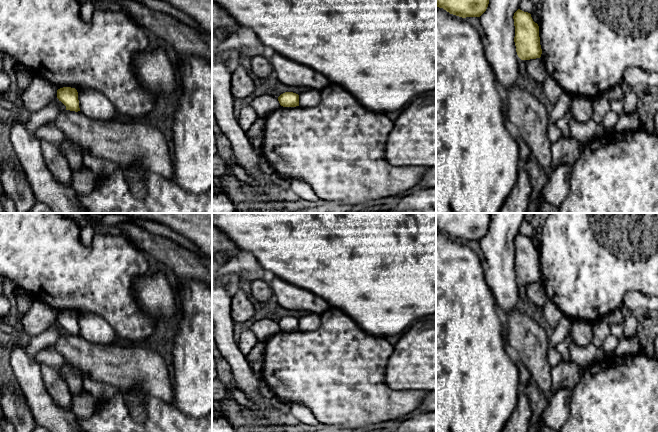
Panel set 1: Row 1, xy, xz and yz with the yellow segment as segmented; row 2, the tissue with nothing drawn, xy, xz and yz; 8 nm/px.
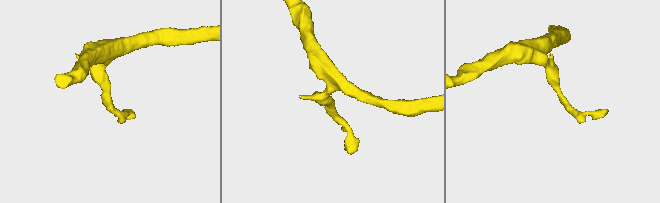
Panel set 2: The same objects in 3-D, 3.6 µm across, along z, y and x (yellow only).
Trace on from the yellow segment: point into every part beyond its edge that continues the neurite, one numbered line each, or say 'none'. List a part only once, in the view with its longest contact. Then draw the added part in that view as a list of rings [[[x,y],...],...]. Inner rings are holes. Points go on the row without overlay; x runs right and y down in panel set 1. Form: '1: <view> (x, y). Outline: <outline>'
none

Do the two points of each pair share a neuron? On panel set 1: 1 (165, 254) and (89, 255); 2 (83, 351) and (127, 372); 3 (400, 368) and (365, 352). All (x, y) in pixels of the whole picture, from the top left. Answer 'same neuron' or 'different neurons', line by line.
1: different neurons
2: same neuron
3: different neurons

